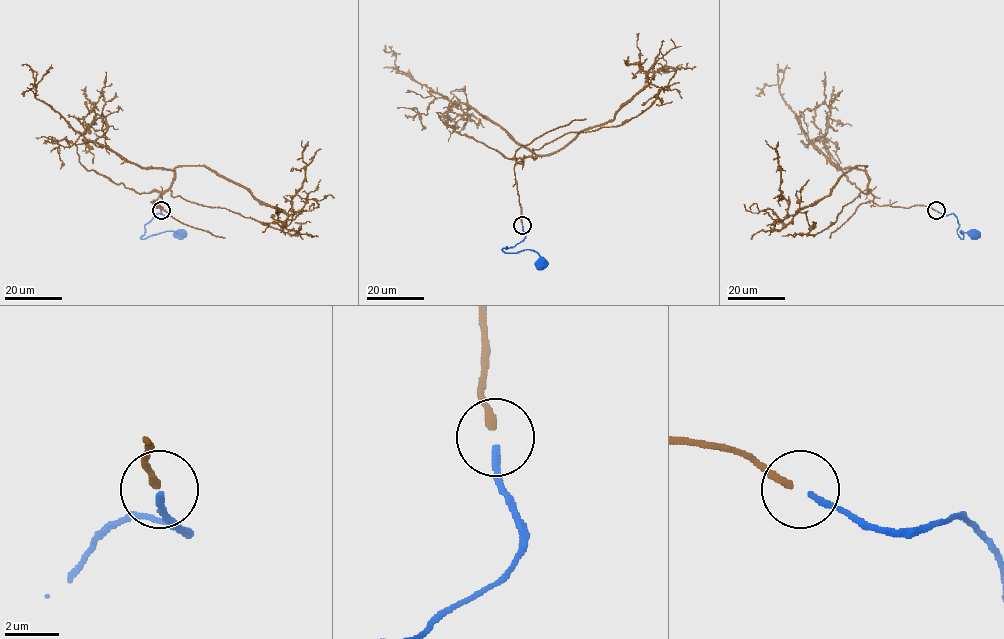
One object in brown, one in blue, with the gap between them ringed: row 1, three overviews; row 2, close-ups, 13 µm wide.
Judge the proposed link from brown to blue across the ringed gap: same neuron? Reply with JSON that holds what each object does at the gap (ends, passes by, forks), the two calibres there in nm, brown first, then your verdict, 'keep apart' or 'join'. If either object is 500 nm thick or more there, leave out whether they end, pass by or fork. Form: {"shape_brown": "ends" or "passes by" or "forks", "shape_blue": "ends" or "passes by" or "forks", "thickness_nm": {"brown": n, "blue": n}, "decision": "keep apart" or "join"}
{"shape_brown": "ends", "shape_blue": "ends", "thickness_nm": {"brown": 280, "blue": 240}, "decision": "join"}

